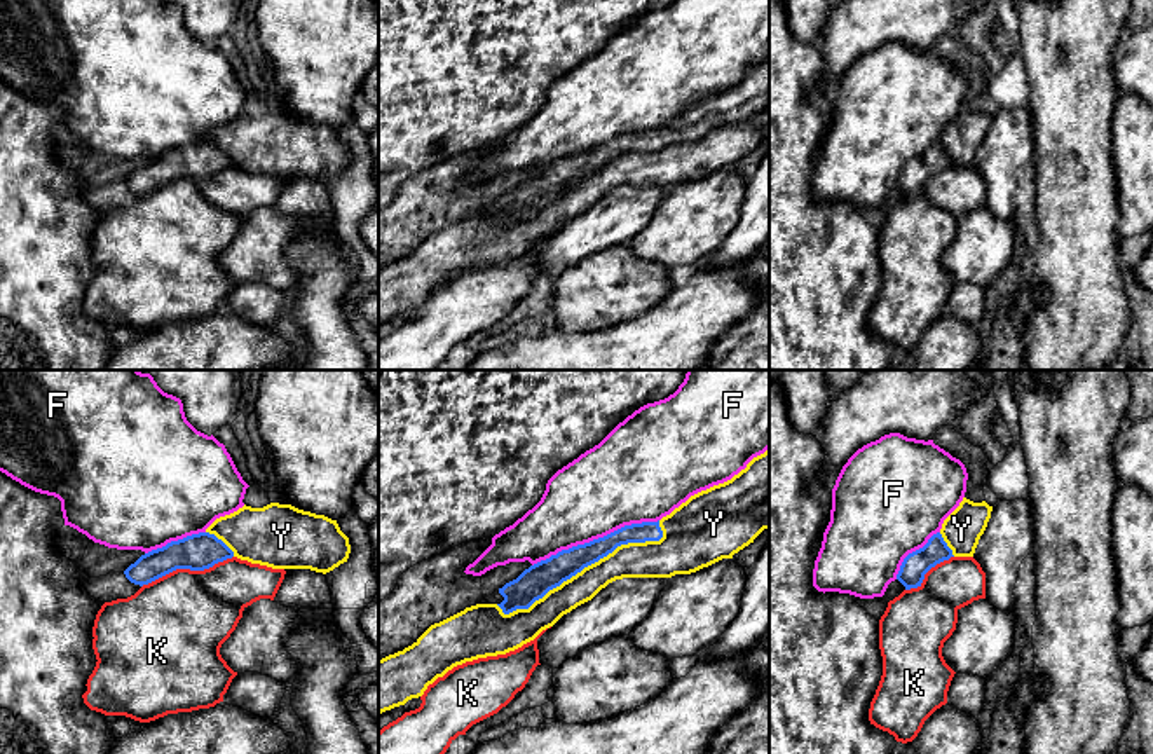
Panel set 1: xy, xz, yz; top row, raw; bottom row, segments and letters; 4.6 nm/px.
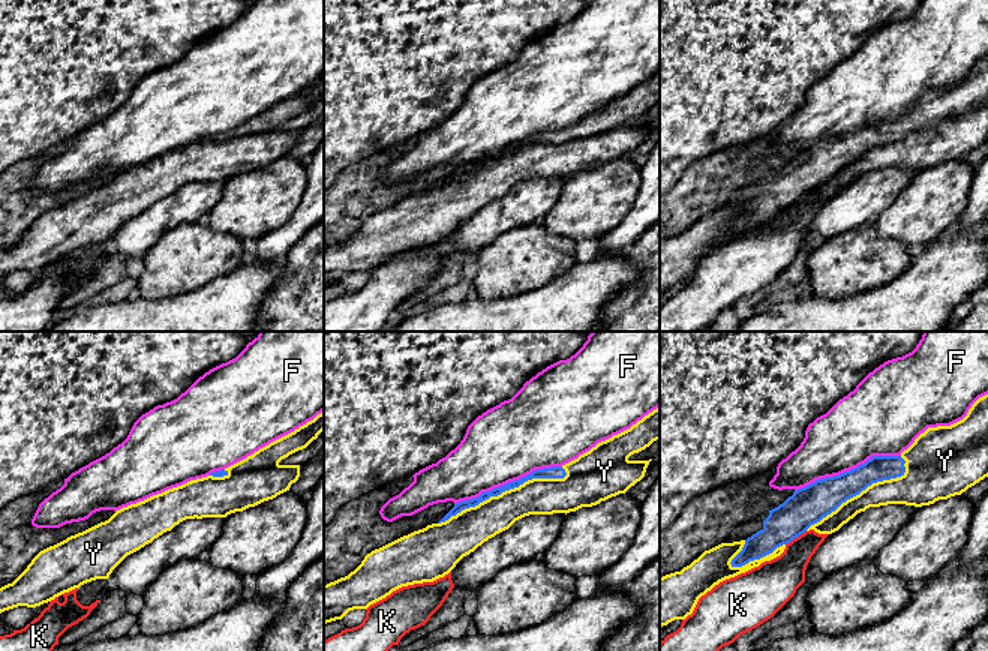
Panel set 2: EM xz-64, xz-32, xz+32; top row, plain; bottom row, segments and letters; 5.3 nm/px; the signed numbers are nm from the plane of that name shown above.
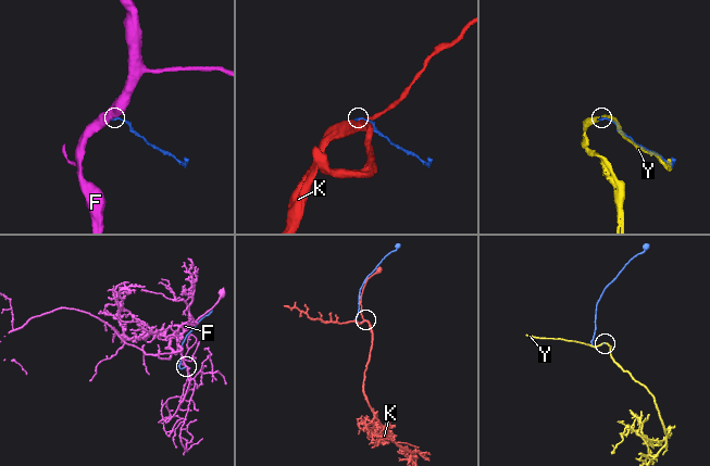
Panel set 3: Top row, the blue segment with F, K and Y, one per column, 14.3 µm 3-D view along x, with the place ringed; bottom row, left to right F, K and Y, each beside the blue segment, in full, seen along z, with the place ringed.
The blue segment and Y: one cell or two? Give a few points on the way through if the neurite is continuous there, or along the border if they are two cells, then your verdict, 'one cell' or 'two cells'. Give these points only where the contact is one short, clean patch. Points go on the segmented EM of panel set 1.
one cell

